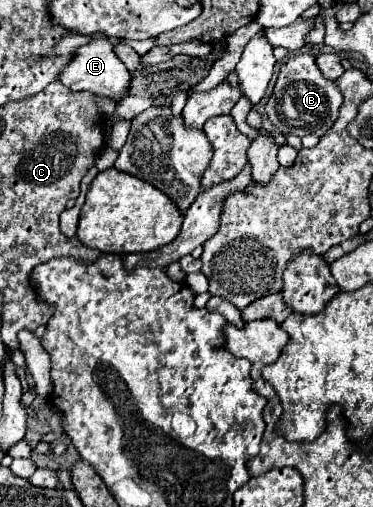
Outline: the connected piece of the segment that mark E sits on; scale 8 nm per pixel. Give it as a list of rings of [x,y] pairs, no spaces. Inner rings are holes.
[[[98,38],[98,40],[92,40],[80,48],[76,48],[70,64],[66,64],[58,76],[58,80],[68,86],[70,90],[90,90],[92,94],[98,94],[98,96],[106,96],[106,98],[114,98],[118,94],[122,94],[132,76],[128,72],[128,68],[116,58],[114,50],[112,50],[112,44],[110,40],[106,38]]]

